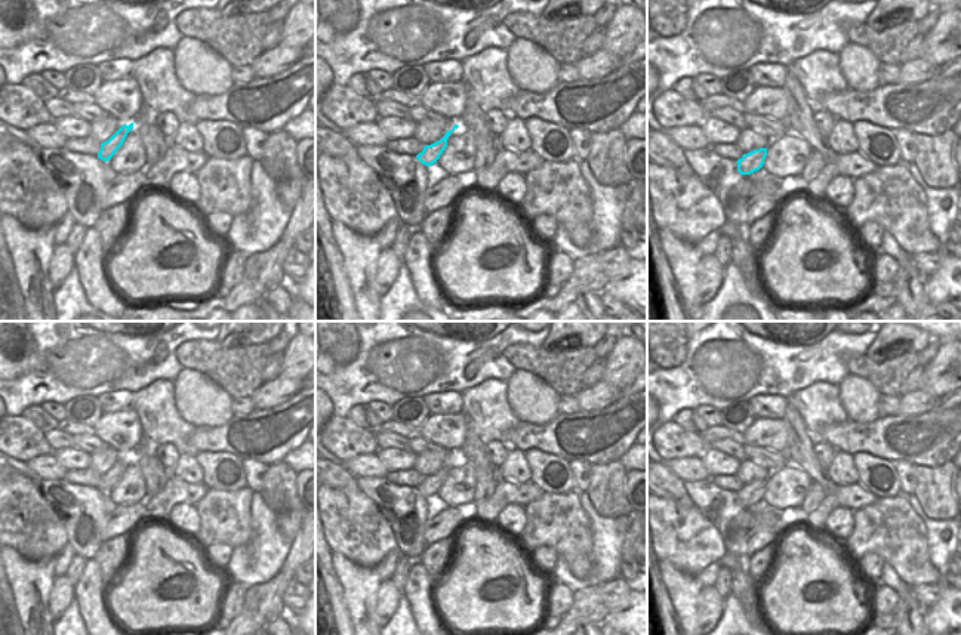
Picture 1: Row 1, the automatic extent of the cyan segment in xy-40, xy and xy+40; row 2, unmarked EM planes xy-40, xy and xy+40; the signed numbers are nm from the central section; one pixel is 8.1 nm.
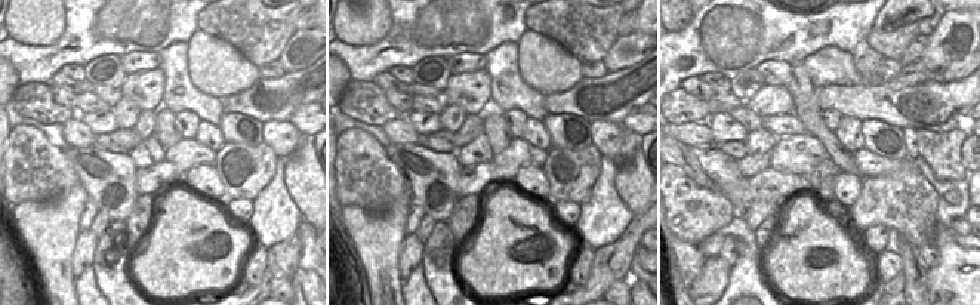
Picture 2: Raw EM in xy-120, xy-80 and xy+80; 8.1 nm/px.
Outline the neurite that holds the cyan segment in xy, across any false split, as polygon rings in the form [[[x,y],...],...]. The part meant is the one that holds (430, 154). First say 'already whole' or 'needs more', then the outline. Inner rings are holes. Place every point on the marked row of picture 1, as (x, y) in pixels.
already whole | [[[455,124],[453,129],[452,129],[452,130],[447,130],[446,135],[444,135],[440,141],[431,144],[431,145],[425,145],[423,149],[416,155],[416,158],[418,158],[422,164],[425,164],[425,166],[428,166],[428,167],[429,167],[431,164],[437,163],[437,160],[440,158],[440,155],[443,154],[443,151],[444,151],[446,147],[447,147],[447,139],[449,139],[449,136],[450,136],[452,132],[453,132],[455,129],[458,129],[458,127],[459,127],[459,126]]]

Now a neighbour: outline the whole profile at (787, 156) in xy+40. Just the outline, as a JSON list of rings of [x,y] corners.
[[[791,130],[777,139],[771,139],[766,148],[767,155],[761,169],[777,178],[801,175],[813,151],[807,141]]]

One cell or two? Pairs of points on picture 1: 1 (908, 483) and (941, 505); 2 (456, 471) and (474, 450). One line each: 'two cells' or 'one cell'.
1: two cells
2: two cells

